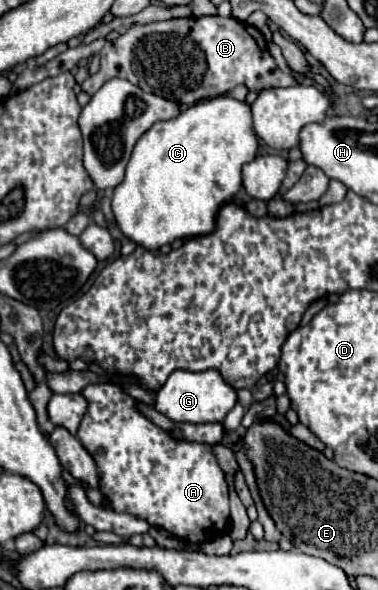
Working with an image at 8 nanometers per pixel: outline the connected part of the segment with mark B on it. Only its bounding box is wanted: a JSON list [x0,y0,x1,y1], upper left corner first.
[81,16,297,104]

